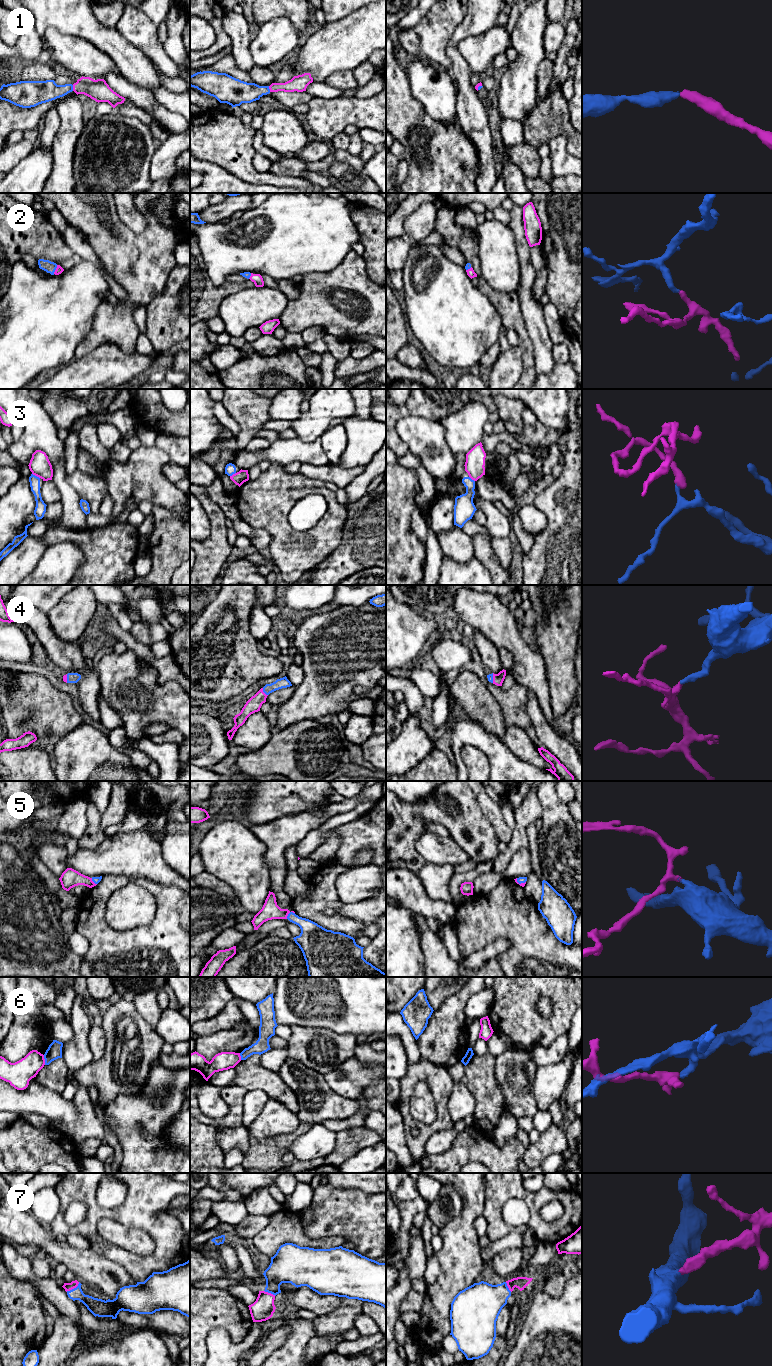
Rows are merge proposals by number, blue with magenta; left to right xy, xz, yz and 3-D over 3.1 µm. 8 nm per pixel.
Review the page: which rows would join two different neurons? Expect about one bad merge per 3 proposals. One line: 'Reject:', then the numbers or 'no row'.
Reject: 3, 6

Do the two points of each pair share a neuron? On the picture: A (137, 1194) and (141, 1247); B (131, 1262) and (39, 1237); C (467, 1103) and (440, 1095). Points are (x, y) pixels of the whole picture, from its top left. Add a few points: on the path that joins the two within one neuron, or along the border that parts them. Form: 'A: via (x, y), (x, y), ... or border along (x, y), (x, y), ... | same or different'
A: border along (118, 1222), (126, 1228), (145, 1231), (155, 1248) | different
B: border along (90, 1247), (117, 1263) | different
C: border along (454, 1084), (450, 1091), (446, 1109) | different

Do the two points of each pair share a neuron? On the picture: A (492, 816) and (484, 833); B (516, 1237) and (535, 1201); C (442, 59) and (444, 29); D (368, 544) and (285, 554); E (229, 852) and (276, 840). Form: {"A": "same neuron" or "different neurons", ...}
{"A": "different neurons", "B": "different neurons", "C": "same neuron", "D": "different neurons", "E": "different neurons"}

